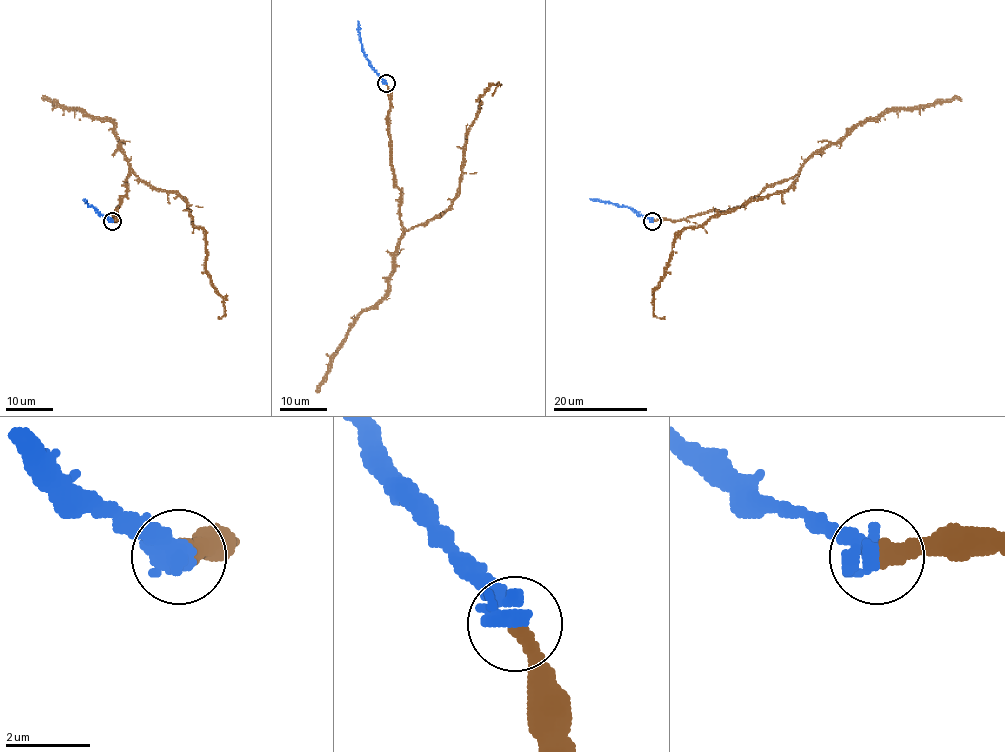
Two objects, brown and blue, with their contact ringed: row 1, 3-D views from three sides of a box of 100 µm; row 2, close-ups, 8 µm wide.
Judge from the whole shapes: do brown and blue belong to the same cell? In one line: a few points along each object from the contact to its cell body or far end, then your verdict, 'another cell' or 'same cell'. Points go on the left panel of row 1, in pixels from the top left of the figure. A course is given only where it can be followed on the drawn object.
course brown (112, 221), (132, 173), (185, 200), (191, 221), (204, 233), (207, 275), (222, 299), (224, 313), (218, 316); course blue (112, 221), (84, 199); same cell

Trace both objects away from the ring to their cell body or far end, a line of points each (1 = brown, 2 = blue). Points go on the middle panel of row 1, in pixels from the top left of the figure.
1: (386, 84), (389, 160), (400, 223), (409, 230), (451, 204), (465, 136), (480, 98), (498, 84), (492, 96)
2: (386, 84), (366, 57), (358, 20)

